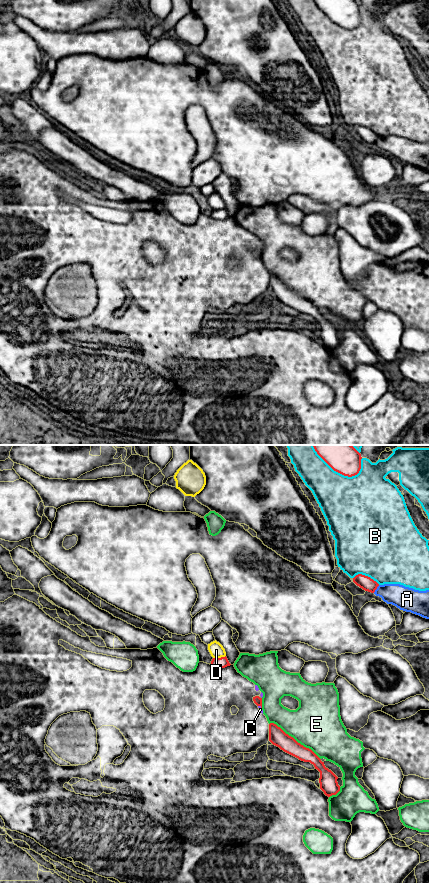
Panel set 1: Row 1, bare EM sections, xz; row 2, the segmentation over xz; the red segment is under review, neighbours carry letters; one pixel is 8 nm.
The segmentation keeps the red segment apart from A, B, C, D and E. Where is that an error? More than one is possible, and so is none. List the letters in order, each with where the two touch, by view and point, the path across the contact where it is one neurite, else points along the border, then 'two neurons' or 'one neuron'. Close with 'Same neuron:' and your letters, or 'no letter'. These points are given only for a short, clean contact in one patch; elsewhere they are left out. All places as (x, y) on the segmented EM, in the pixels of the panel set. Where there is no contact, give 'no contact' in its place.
A: xz (376, 588) | two neurons
B: xz (334, 470) | two neurons
C: xz (261, 707) | along xz (258, 705), (261, 708) | two neurons
D: xz (219, 658) | two neurons
E: xz (294, 739) | two neurons
Same neuron: no letter

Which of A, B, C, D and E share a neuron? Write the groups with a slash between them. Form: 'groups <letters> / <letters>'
groups A / B / C E / D

